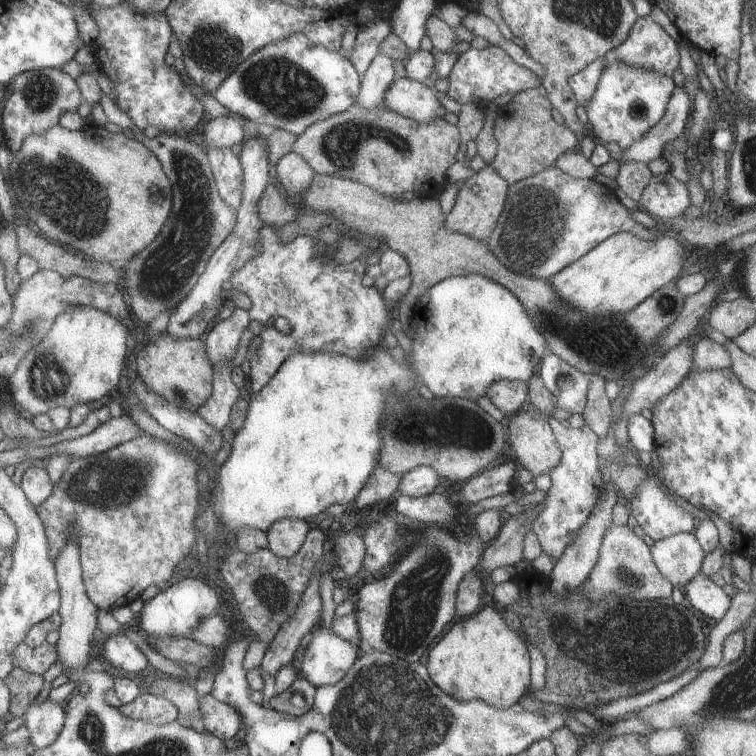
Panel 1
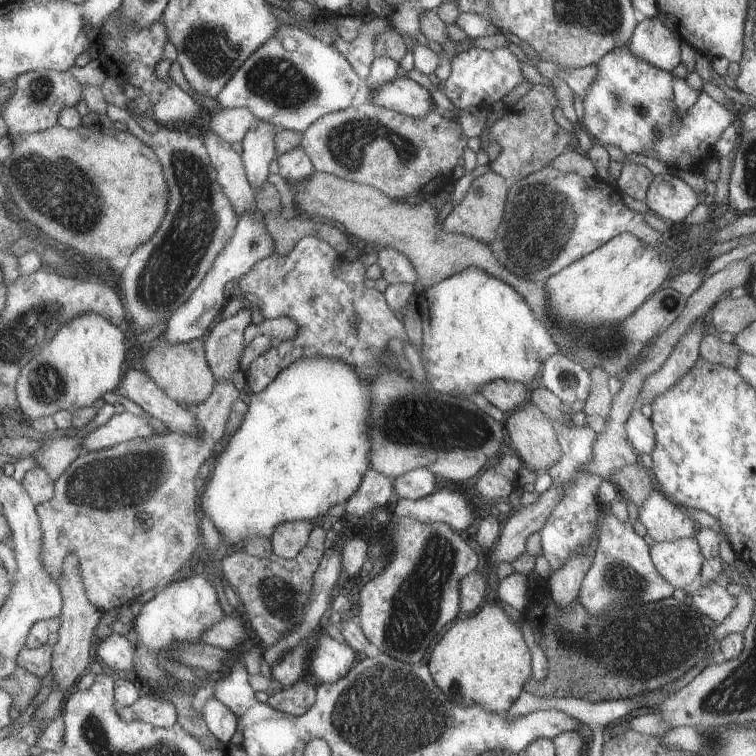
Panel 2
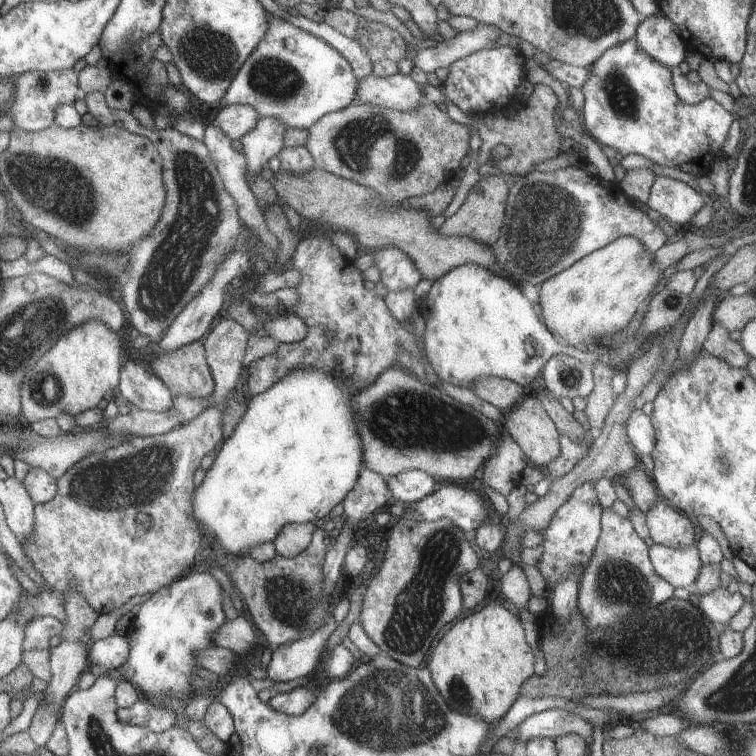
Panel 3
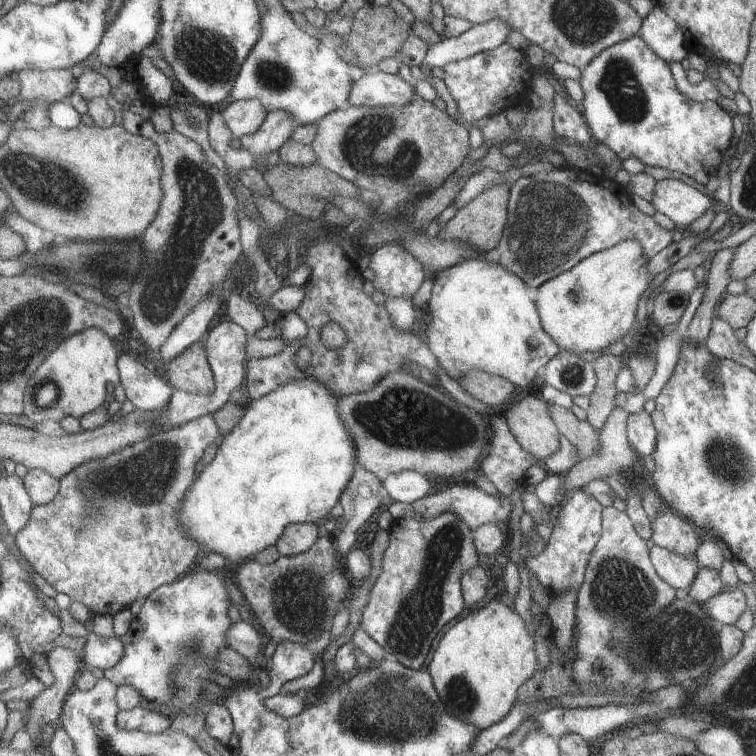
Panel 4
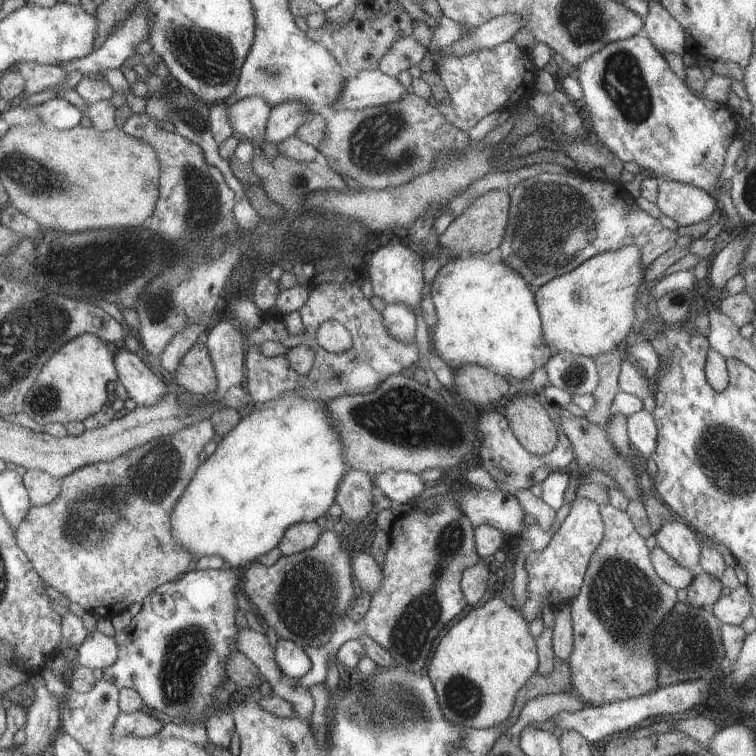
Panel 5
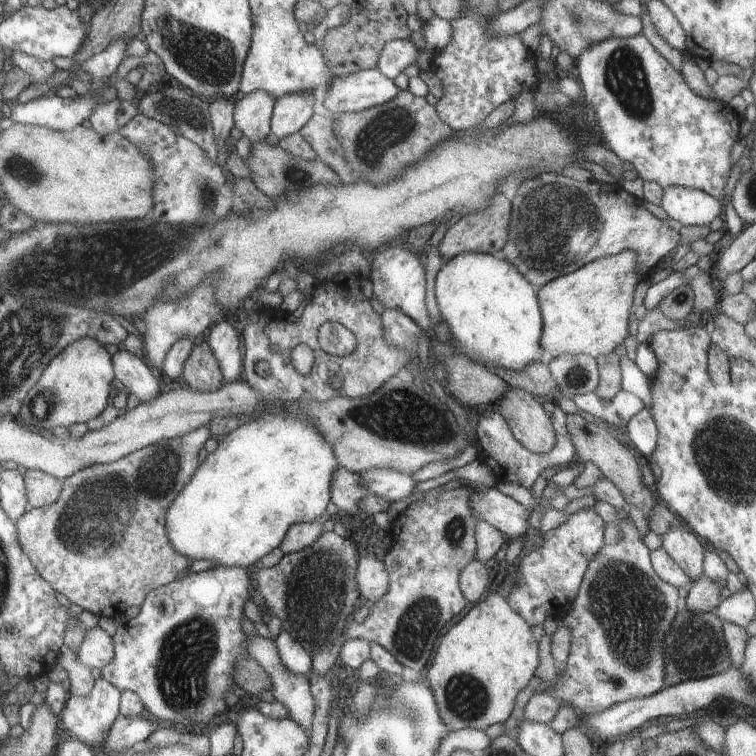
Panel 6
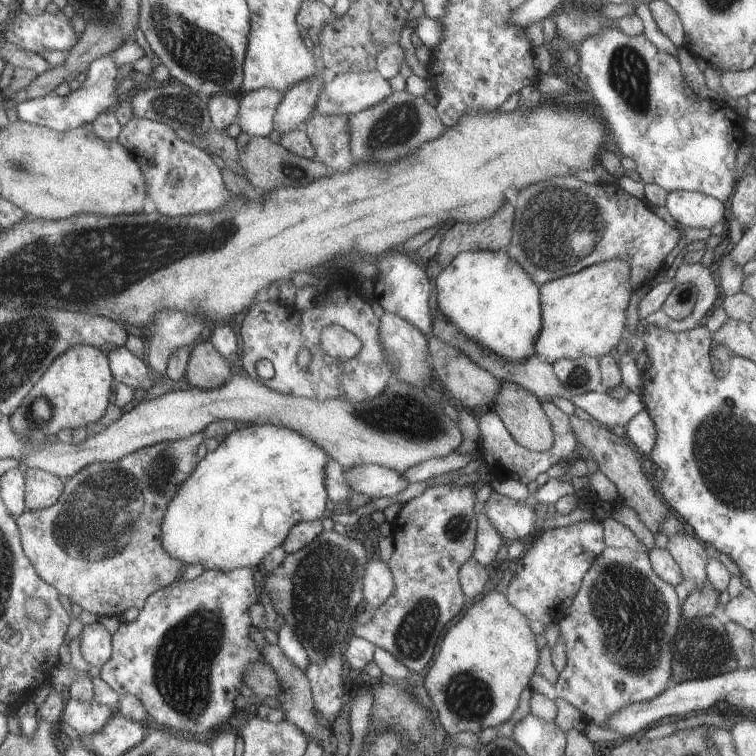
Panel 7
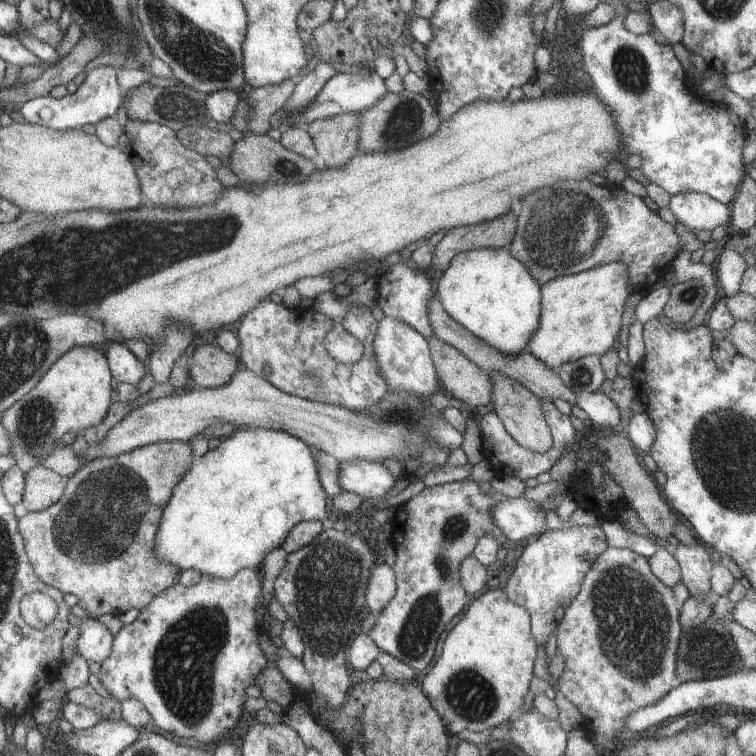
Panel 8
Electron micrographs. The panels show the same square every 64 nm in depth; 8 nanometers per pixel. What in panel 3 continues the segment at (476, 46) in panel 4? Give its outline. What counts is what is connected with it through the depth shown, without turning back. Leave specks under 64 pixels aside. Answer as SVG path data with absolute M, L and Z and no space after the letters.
M482 23L471 31L457 33L454 37L444 39L435 46L420 50L416 65L425 73L434 72L436 68L448 68L454 61L470 56L482 49L492 49L503 33L500 27Z

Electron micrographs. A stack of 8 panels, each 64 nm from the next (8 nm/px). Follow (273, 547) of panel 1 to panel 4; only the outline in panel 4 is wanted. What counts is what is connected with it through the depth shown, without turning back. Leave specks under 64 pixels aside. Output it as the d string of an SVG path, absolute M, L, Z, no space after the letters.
M293 523L284 530L275 547L281 555L294 556L312 548L322 533L316 523Z

